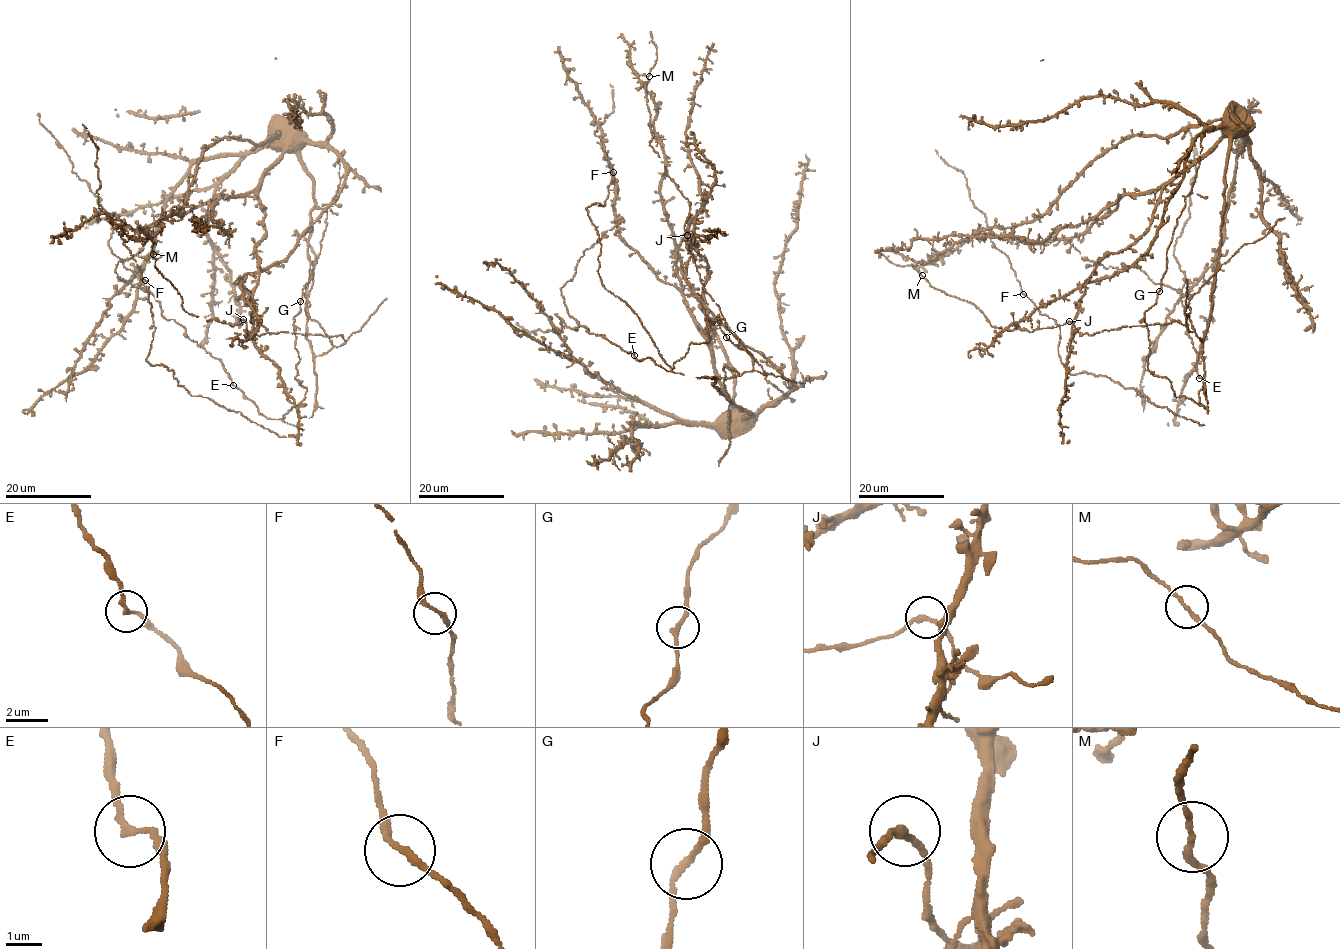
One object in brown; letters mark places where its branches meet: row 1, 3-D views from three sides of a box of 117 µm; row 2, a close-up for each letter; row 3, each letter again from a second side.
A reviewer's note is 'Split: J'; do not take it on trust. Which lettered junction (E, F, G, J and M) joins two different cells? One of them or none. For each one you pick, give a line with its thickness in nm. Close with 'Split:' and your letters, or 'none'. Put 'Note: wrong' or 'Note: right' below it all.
Split: none
Note: wrong

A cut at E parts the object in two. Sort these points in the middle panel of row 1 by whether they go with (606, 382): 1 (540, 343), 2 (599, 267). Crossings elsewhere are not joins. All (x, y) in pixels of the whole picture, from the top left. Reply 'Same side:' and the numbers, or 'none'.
Same side: 1, 2

